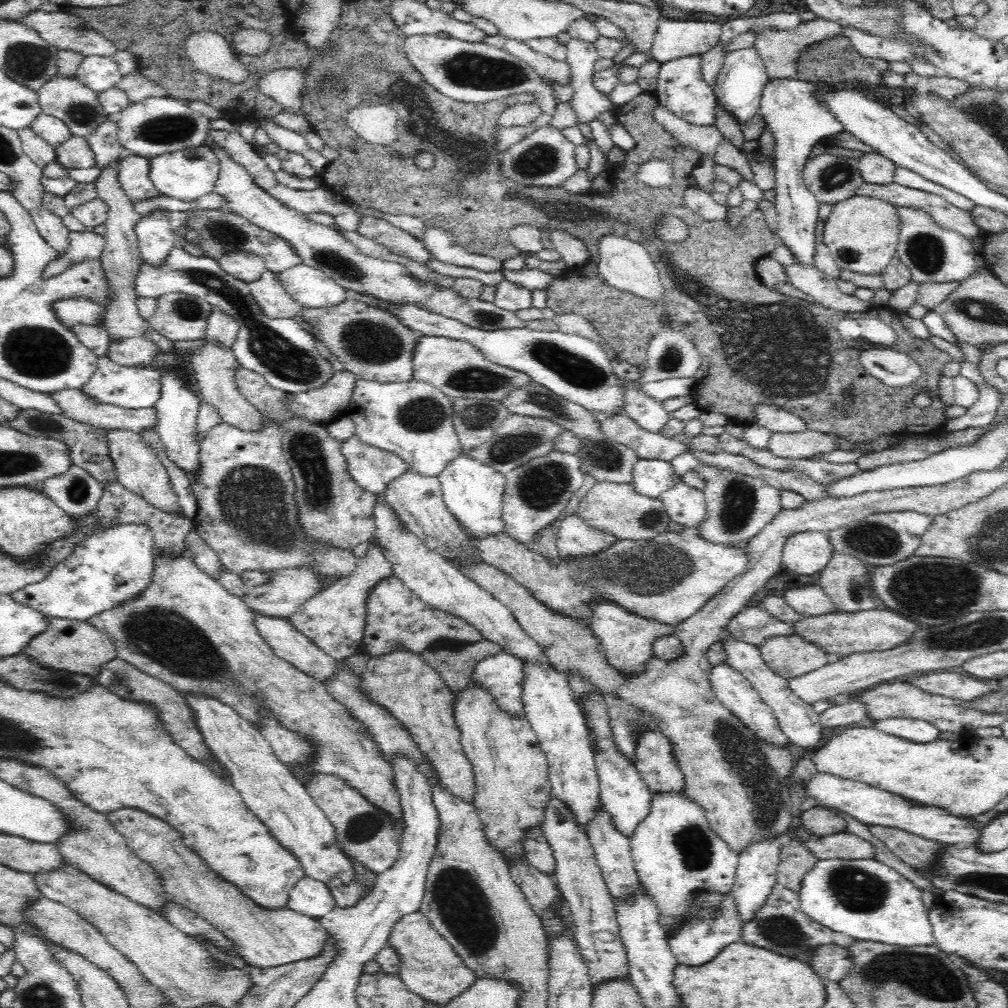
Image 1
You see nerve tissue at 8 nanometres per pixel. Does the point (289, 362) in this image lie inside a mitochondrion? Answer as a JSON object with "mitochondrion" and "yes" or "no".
{"mitochondrion":"yes"}

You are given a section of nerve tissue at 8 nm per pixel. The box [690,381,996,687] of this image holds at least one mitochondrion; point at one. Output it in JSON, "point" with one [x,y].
{"point":[933,589]}

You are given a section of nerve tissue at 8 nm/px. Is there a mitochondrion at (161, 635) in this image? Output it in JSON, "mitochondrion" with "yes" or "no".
{"mitochondrion":"yes"}

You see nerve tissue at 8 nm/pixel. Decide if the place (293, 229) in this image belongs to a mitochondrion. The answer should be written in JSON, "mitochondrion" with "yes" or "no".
{"mitochondrion":"no"}

